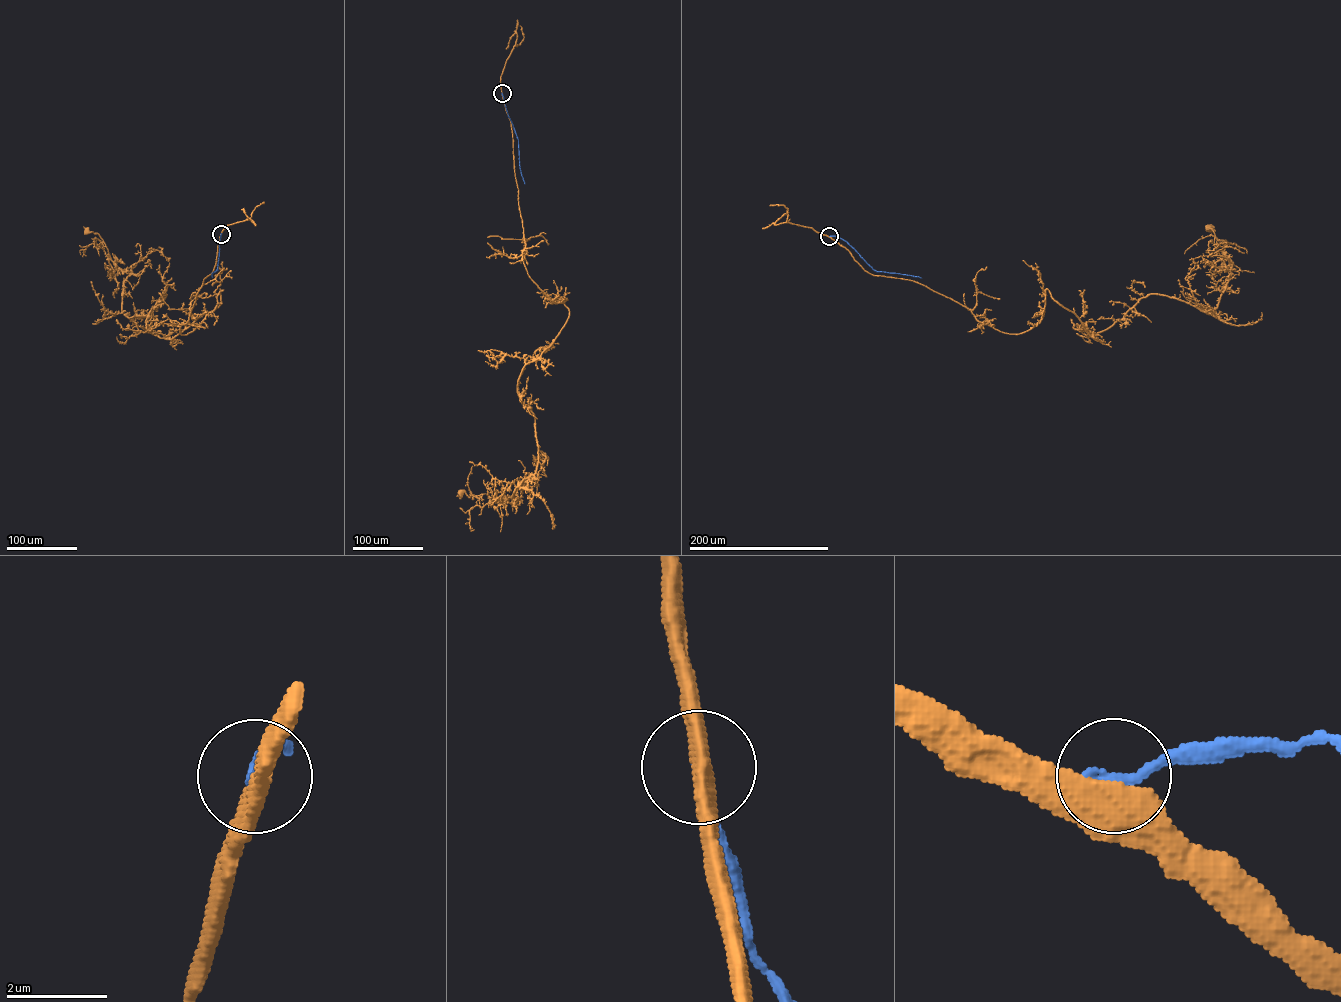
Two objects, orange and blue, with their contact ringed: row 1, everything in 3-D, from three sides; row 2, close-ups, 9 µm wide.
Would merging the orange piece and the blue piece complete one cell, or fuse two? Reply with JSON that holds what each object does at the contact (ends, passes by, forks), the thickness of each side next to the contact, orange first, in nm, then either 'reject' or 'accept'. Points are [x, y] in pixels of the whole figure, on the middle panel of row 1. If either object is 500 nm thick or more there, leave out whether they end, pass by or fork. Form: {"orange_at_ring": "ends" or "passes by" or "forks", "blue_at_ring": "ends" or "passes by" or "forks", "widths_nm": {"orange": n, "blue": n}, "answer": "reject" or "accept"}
{"orange_at_ring": "passes by", "blue_at_ring": "ends", "widths_nm": {"orange": 480, "blue": 220}, "answer": "reject"}

